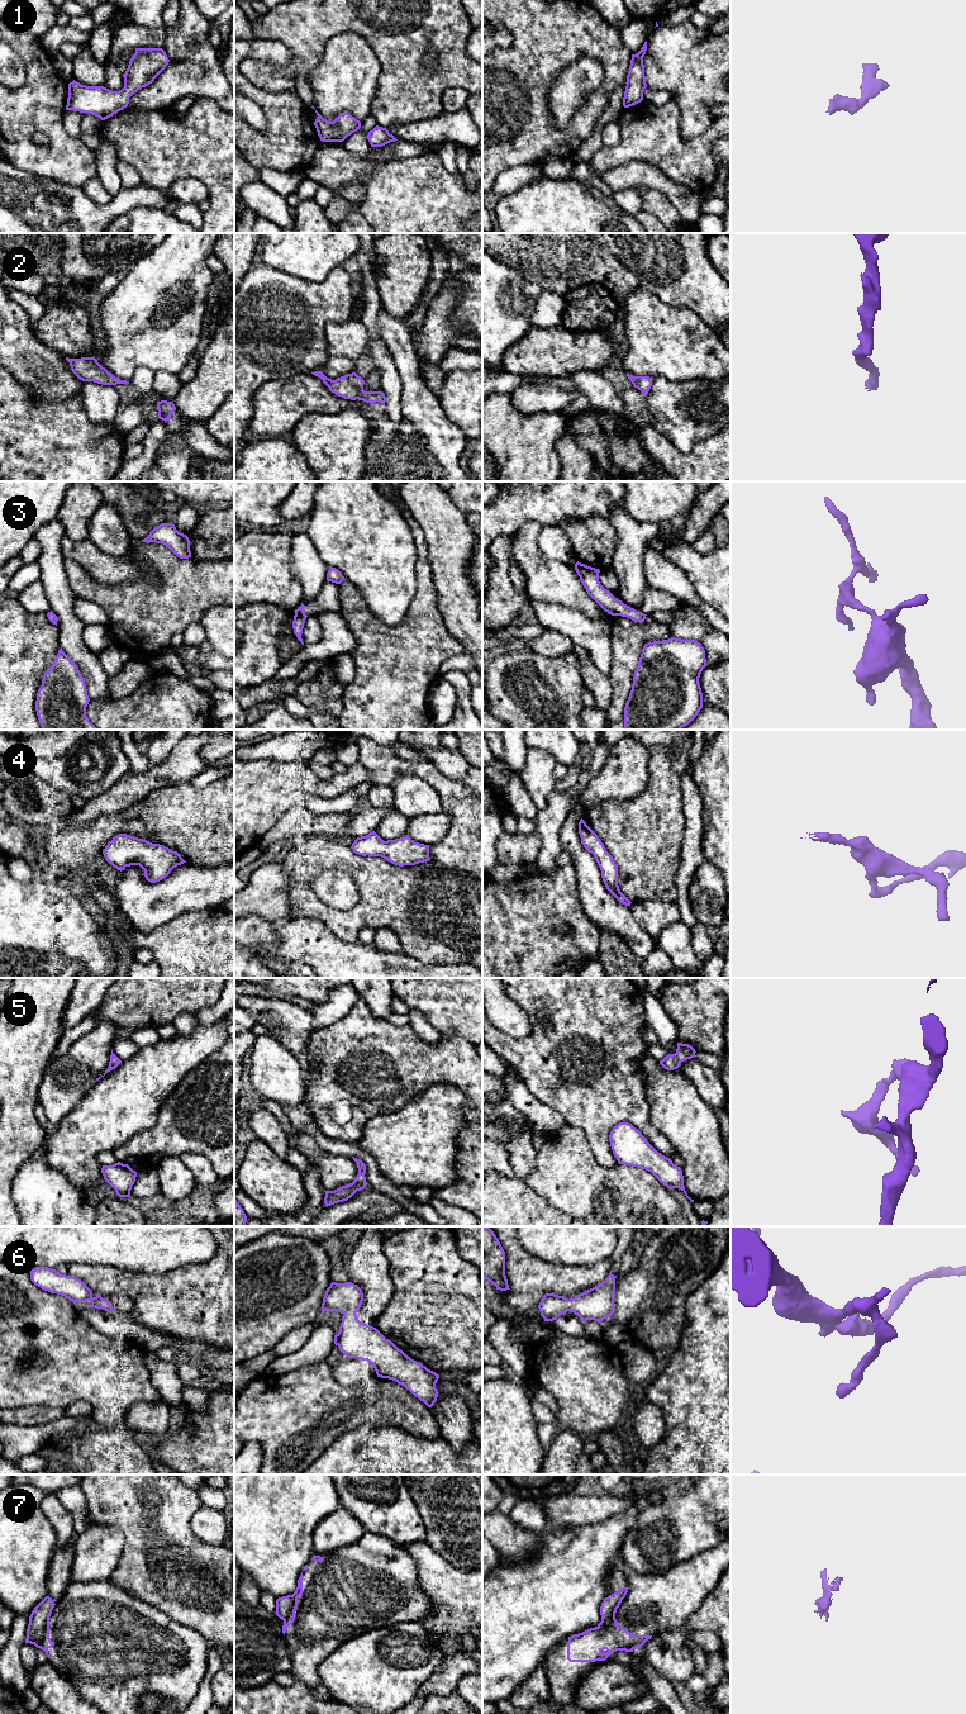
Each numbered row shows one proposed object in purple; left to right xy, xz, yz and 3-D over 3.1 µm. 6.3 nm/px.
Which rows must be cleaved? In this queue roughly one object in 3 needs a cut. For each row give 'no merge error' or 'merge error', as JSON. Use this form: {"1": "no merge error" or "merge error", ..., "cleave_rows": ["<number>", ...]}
{"1": "no merge error", "2": "no merge error", "3": "no merge error", "4": "no merge error", "5": "no merge error", "6": "no merge error", "7": "merge error", "cleave_rows": ["7"]}

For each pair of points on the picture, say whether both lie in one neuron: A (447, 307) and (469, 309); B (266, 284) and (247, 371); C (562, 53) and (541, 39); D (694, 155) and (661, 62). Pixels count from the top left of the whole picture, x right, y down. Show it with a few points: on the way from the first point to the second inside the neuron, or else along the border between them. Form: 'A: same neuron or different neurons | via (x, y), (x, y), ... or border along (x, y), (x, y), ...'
A: different neurons | border along (456, 278), (462, 292), (452, 317), (469, 331)
B: same neuron | via (266, 305), (265, 328), (255, 350)
C: same neuron | via (557, 48), (546, 39)
D: different neurons | border along (713, 122), (693, 138), (684, 139), (680, 136)

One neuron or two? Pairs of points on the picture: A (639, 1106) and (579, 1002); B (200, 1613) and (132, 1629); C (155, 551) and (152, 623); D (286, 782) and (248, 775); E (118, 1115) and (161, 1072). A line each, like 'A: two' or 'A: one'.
A: one
B: two
C: one
D: one
E: one

